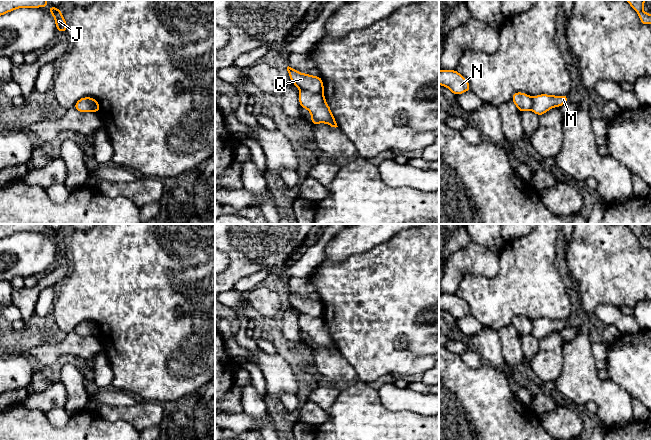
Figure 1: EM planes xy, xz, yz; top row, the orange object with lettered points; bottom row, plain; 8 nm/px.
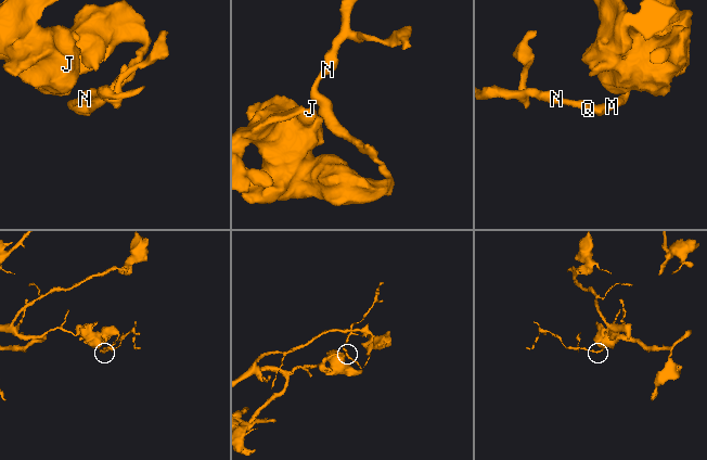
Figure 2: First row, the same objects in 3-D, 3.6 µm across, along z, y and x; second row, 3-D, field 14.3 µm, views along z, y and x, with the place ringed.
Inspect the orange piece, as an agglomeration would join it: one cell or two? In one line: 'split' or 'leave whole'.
split

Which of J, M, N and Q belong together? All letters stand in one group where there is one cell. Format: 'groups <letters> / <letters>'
groups J M / N Q

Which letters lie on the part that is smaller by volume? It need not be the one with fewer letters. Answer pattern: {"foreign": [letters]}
{"foreign": ["N", "Q"]}

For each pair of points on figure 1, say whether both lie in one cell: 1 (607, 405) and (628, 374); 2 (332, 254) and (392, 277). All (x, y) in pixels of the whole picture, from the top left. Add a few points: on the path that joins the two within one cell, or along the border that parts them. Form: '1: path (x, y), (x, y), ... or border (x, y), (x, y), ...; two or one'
1: border (608, 378), (621, 386), (632, 400); two
2: border (366, 250), (350, 254), (334, 264), (321, 264); two

